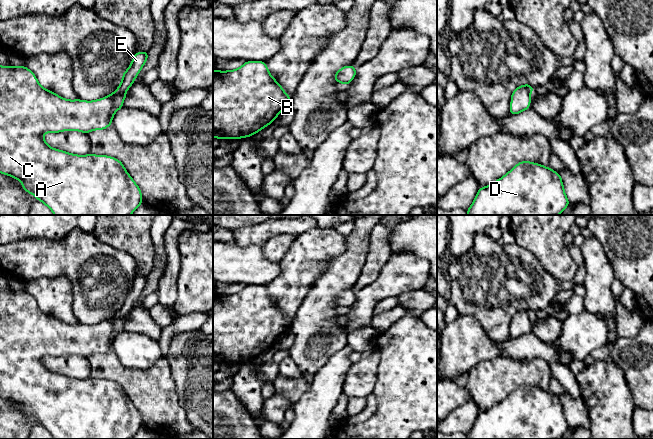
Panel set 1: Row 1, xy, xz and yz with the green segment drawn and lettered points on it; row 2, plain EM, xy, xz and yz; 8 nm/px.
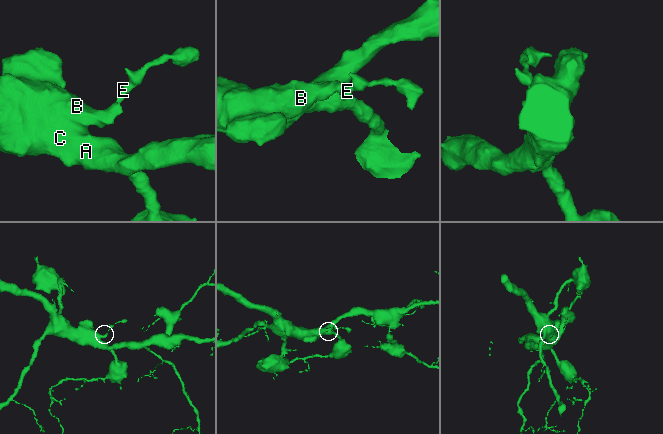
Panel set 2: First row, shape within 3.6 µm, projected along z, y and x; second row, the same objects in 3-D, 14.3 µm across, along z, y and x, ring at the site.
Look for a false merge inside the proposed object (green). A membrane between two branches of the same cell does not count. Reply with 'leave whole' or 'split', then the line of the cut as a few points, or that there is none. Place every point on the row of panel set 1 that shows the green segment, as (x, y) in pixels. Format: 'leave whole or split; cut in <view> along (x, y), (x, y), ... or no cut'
split; cut in xy along (117, 89), (125, 91)

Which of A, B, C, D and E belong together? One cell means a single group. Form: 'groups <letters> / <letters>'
groups A B C D / E

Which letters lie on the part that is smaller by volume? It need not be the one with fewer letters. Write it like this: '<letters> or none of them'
E

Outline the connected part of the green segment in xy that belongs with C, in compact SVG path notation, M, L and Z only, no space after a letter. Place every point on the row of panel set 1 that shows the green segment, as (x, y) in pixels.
M0 65L0 173L21 181L22 188L25 192L33 194L38 201L43 202L55 215L130 215L143 203L143 199L140 188L128 174L121 161L106 155L87 154L81 156L51 148L42 137L42 135L47 132L58 133L67 130L74 130L88 134L93 130L106 129L112 125L112 119L115 112L123 108L123 101L125 98L126 91L120 92L115 90L111 95L95 101L83 101L81 99L67 100L56 93L43 88L39 84L35 74L30 71L26 65L18 67L12 65L4 67Z

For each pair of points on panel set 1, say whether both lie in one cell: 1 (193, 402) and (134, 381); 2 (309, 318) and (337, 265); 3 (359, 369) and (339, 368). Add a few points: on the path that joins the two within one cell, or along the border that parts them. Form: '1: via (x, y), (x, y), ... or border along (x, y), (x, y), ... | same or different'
1: border along (171, 373), (177, 401), (186, 418) | different
2: via (318, 305), (322, 292), (334, 278) | same
3: border along (353, 363), (346, 372), (342, 391) | different

